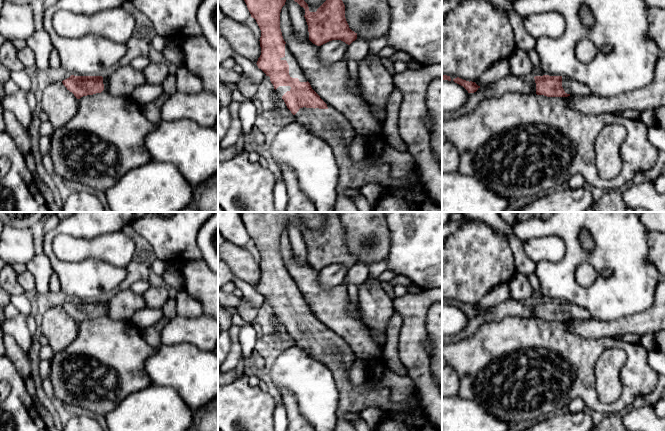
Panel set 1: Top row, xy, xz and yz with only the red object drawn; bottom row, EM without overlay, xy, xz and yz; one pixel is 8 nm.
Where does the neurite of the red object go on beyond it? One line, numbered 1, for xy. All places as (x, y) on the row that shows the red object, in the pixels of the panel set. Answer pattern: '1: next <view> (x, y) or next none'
1: next none

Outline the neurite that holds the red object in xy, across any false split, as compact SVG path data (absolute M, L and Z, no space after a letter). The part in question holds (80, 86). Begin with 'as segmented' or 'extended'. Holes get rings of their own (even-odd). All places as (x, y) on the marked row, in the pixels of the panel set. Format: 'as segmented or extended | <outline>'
as segmented | M74 76L62 81L63 85L74 94L77 99L83 96L101 93L104 90L102 76Z

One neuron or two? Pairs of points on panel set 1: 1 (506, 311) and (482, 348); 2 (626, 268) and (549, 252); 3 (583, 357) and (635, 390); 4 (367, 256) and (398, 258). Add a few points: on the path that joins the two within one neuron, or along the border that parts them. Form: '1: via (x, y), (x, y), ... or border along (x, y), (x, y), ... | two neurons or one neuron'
1: border along (522, 317), (506, 316), (483, 323), (477, 330) | two neurons
2: border along (561, 238), (565, 255), (556, 262), (541, 261) | two neurons
3: via (604, 344), (623, 345), (635, 357), (635, 369) | one neuron
4: border along (391, 233), (390, 252), (387, 256) | two neurons

